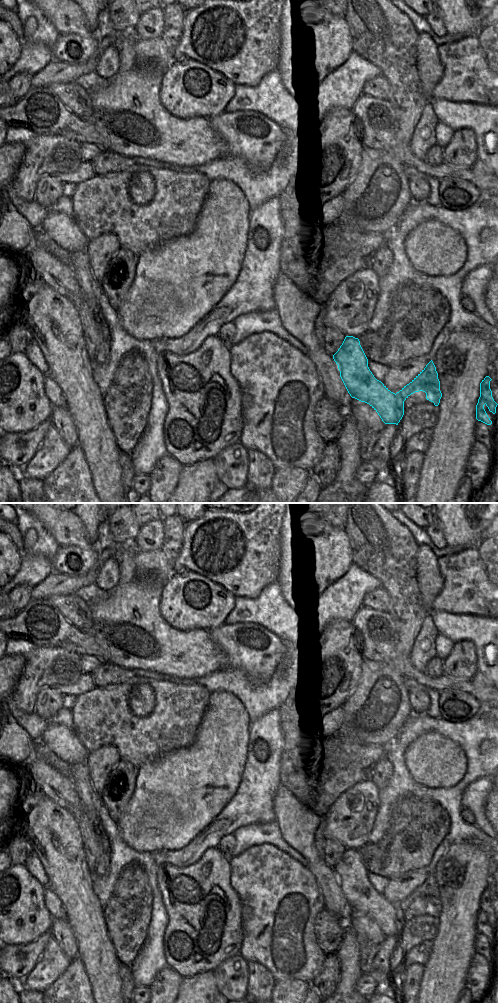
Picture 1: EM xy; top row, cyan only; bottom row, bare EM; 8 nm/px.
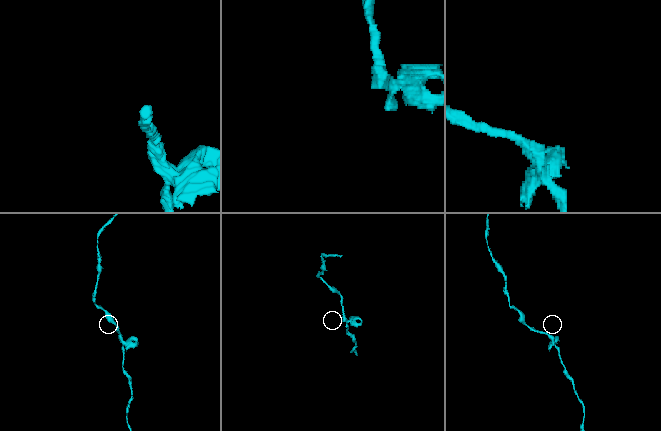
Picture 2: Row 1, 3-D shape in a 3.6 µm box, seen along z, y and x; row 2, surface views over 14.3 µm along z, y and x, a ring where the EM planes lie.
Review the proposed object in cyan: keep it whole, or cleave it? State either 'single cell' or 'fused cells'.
fused cells

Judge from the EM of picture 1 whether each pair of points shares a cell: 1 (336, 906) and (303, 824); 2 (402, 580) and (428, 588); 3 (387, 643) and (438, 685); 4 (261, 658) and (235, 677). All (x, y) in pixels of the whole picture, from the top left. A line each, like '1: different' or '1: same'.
1: same
2: different
3: same
4: different

